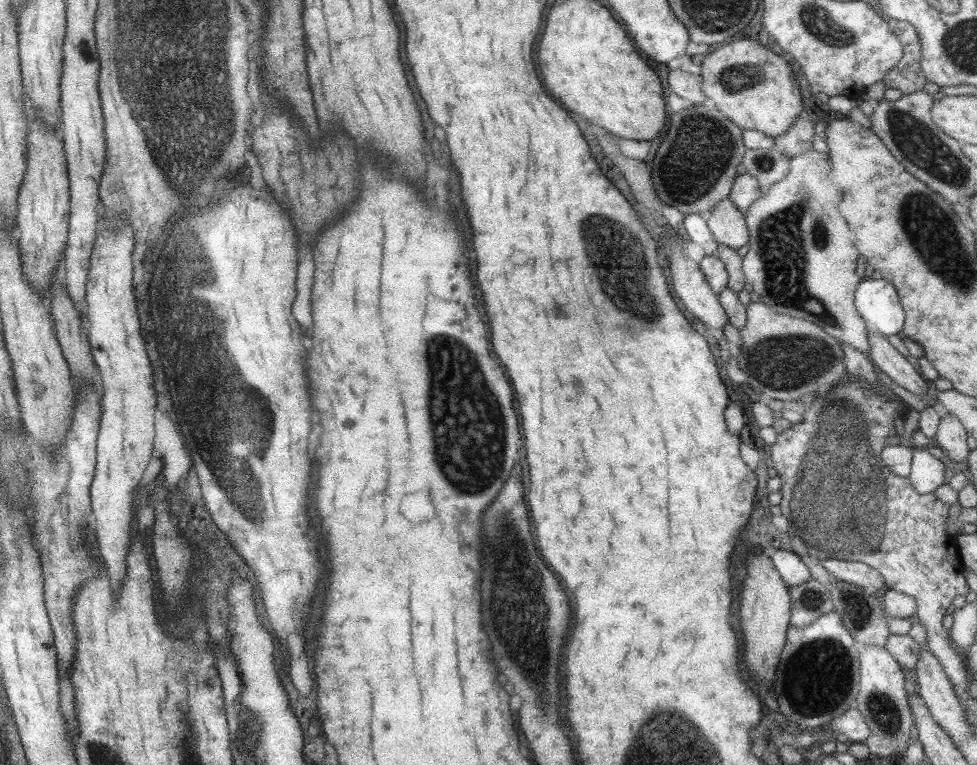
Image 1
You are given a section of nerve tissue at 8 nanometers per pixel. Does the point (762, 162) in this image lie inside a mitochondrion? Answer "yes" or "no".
yes

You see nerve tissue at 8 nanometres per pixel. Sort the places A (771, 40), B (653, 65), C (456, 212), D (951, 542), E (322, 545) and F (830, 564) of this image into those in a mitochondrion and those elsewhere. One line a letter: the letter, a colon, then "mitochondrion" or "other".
A: other
B: other
C: other
D: other
E: other
F: mitochondrion

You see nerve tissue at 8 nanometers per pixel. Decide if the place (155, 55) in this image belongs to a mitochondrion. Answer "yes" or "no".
yes

